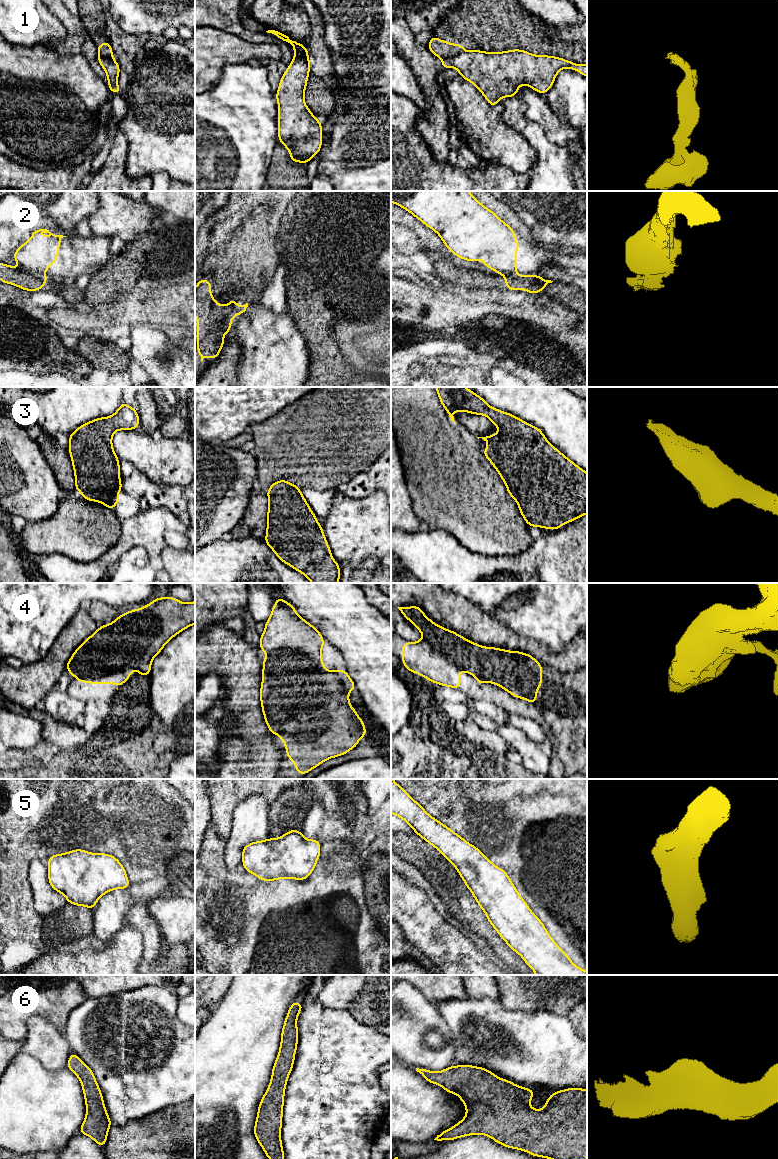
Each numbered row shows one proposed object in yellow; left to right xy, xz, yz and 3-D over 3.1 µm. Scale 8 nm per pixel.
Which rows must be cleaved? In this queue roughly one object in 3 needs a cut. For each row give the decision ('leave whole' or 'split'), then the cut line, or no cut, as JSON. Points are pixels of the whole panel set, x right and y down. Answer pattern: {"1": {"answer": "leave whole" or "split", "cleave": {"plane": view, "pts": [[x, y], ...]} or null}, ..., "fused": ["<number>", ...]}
{"1": {"answer": "split", "cleave": {"plane": "yz", "pts": [[463, 50], [442, 59]]}}, "2": {"answer": "split", "cleave": {"plane": "xy", "pts": [[23, 268], [45, 277]]}}, "3": {"answer": "leave whole", "cleave": null}, "4": {"answer": "leave whole", "cleave": null}, "5": {"answer": "leave whole", "cleave": null}, "6": {"answer": "leave whole", "cleave": null}, "fused": ["1", "2"]}

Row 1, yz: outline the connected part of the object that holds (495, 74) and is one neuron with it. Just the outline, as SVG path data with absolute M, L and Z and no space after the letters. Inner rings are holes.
M514 49L503 52L484 52L480 50L463 51L453 57L442 59L442 68L456 68L459 76L471 82L494 107L502 97L516 97L522 84L538 93L546 94L553 86L558 72L564 68L577 70L587 77L587 64L576 65L573 61L548 55L533 55L525 50Z

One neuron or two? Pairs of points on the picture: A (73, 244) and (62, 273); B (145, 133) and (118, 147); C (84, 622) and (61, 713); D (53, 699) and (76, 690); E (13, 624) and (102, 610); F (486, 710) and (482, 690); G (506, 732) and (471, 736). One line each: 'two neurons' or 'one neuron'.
A: one neuron
B: two neurons
C: two neurons
D: two neurons
E: two neurons
F: two neurons
G: two neurons

